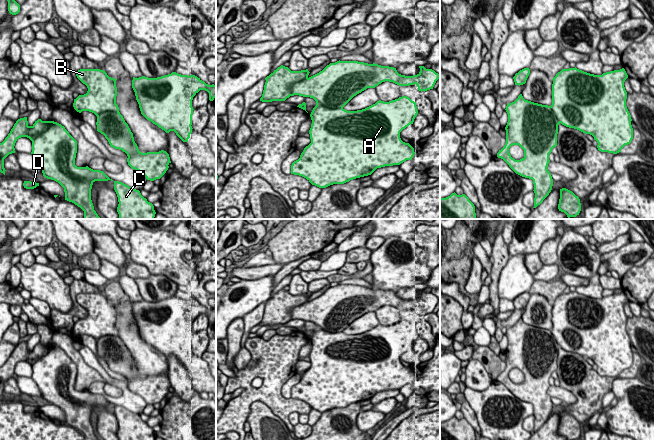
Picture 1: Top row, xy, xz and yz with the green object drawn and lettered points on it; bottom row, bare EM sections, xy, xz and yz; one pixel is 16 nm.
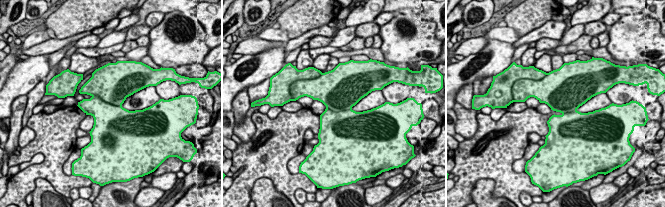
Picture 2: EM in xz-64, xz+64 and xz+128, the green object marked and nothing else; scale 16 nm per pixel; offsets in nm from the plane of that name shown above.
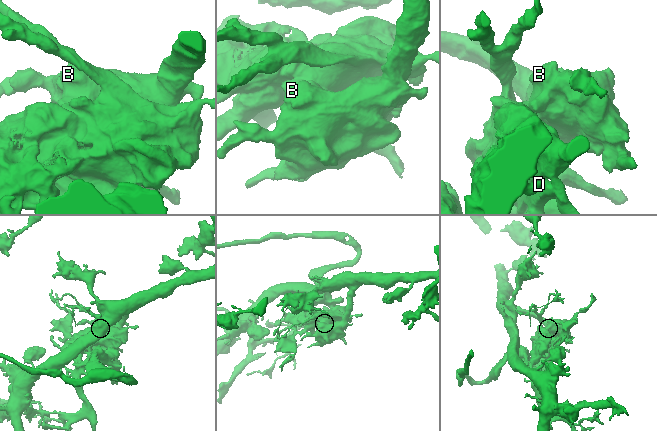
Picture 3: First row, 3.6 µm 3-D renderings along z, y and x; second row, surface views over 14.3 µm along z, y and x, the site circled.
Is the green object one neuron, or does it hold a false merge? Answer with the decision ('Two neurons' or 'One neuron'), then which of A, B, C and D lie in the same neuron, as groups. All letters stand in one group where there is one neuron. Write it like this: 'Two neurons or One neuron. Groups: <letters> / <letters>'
Two neurons. Groups: A B / C D

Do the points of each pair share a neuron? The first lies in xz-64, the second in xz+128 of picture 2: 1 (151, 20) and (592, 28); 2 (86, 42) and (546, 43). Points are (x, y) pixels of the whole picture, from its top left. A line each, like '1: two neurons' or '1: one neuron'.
1: two neurons
2: one neuron

